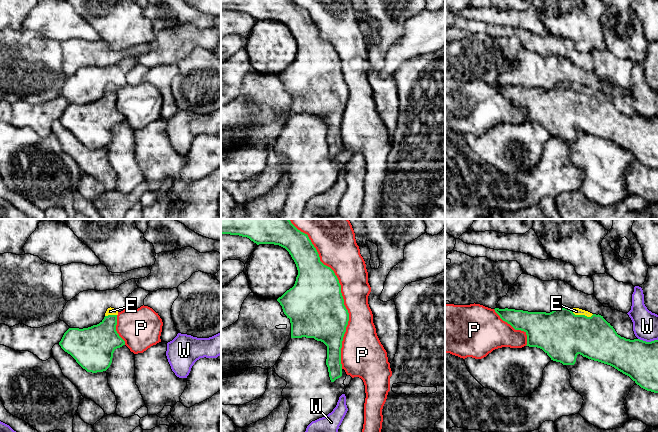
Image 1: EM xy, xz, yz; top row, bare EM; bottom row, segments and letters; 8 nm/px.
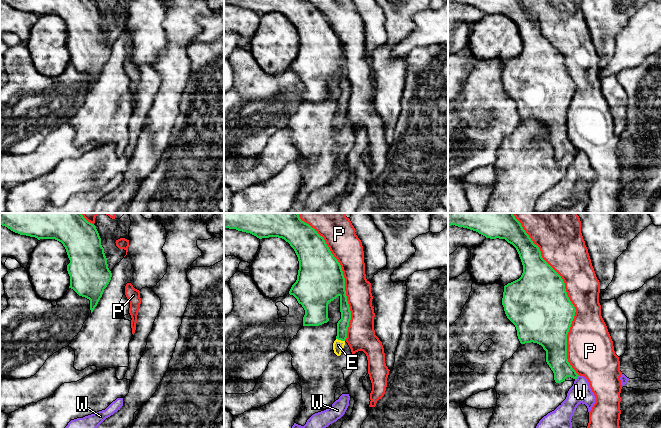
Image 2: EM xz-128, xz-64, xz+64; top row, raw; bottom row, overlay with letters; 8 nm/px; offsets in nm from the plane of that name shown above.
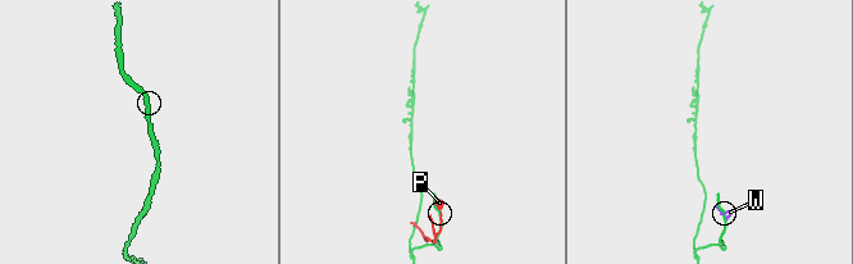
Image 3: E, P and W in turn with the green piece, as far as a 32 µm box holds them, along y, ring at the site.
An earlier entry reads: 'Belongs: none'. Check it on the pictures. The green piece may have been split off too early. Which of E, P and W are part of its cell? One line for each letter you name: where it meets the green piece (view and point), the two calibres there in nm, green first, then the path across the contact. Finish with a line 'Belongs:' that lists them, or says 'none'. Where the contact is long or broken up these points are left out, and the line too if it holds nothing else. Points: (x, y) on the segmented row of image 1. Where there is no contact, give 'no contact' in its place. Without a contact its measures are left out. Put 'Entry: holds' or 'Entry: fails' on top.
Entry: fails
E: yz (581, 315) | 380/60 nm | across yz (561, 334), (581, 315), (576, 311)
Belongs: E

